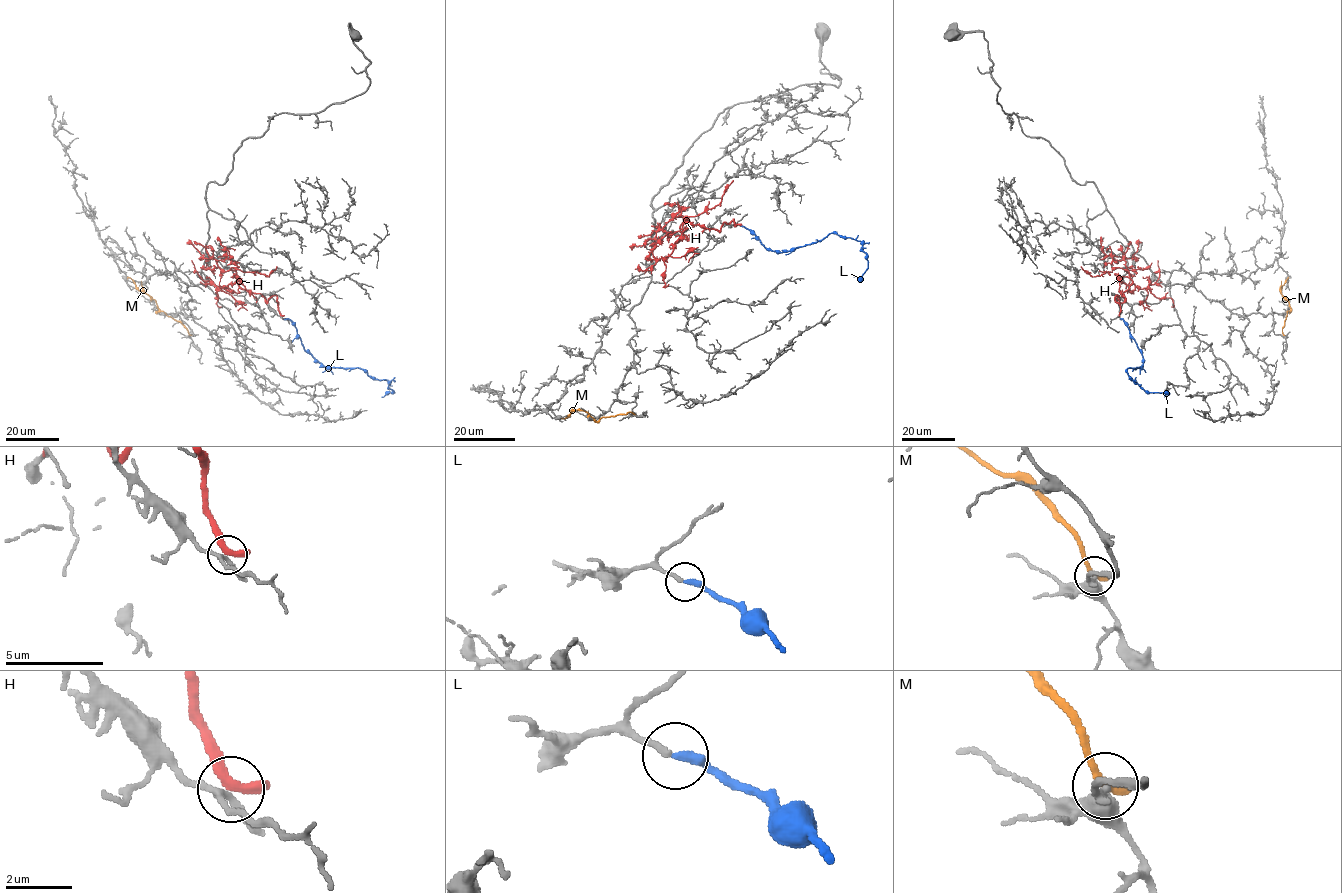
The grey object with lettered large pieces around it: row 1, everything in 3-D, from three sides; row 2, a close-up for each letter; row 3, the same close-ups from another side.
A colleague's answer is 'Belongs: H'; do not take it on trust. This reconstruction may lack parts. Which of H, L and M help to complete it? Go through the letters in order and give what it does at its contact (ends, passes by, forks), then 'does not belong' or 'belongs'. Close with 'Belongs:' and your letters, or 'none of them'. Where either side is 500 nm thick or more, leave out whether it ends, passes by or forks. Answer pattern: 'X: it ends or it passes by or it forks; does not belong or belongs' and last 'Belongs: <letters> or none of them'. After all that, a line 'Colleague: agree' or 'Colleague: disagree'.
H: it ends; does not belong
L: it ends; does not belong
M: it ends; does not belong
Belongs: none of them
Colleague: disagree

